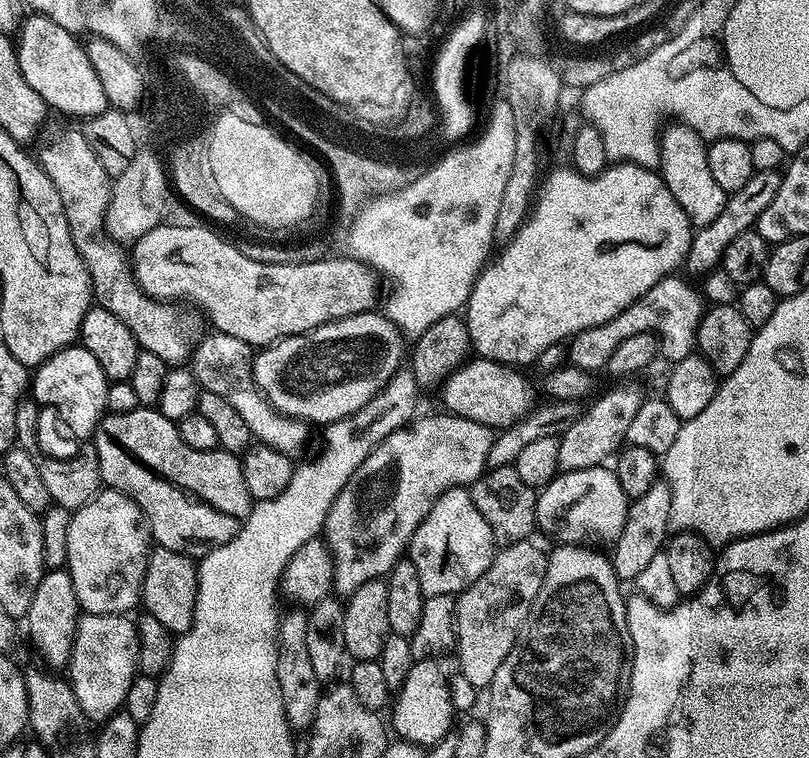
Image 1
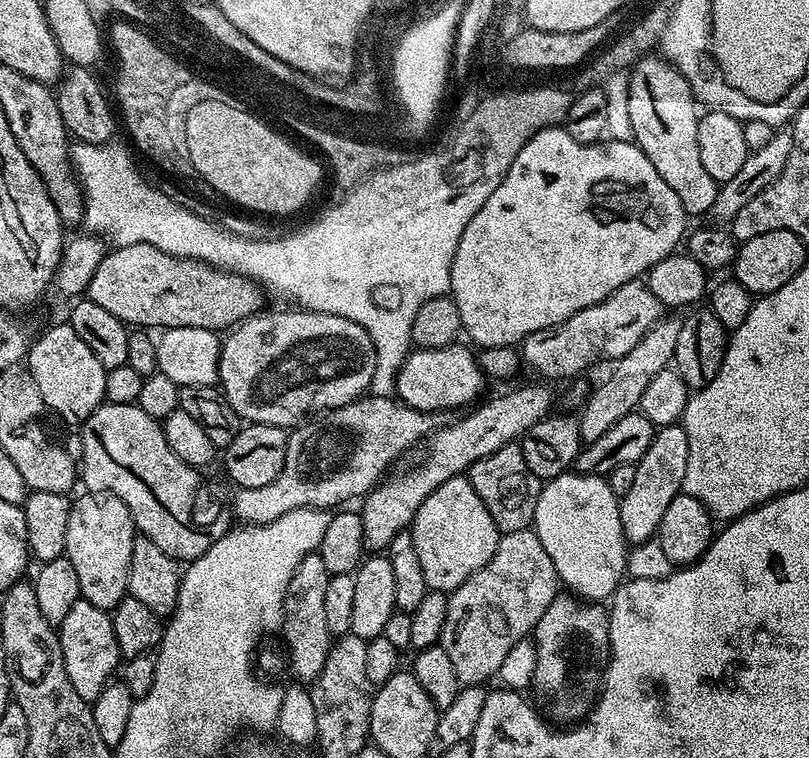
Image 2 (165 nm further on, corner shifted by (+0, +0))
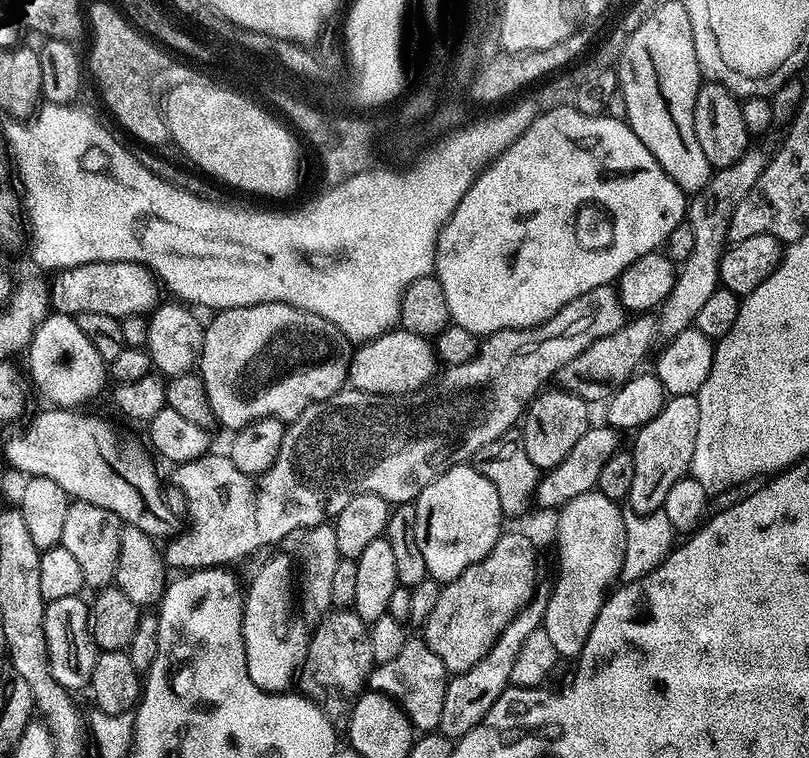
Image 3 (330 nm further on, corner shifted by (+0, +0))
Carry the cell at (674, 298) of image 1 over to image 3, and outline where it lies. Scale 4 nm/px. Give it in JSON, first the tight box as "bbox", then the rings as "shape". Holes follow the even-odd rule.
{"bbox":[163,284,626,573],"shape":[[[603,284],[562,306],[562,310],[546,322],[532,328],[492,332],[479,341],[470,362],[447,365],[417,392],[407,392],[404,396],[372,396],[348,386],[329,400],[313,402],[285,427],[282,450],[278,450],[274,466],[255,479],[242,474],[228,454],[209,454],[194,462],[175,465],[171,469],[172,480],[184,491],[184,500],[188,503],[188,529],[163,545],[164,563],[169,569],[185,573],[197,568],[231,565],[231,560],[252,556],[259,548],[286,539],[291,532],[299,533],[336,517],[346,502],[358,494],[378,494],[392,506],[413,503],[440,473],[455,464],[469,463],[482,446],[511,433],[508,431],[512,423],[523,417],[534,397],[551,381],[548,380],[551,376],[555,377],[566,362],[578,358],[586,346],[598,338],[606,338],[606,334],[614,334],[625,323],[626,313],[620,305],[617,289]]]}

